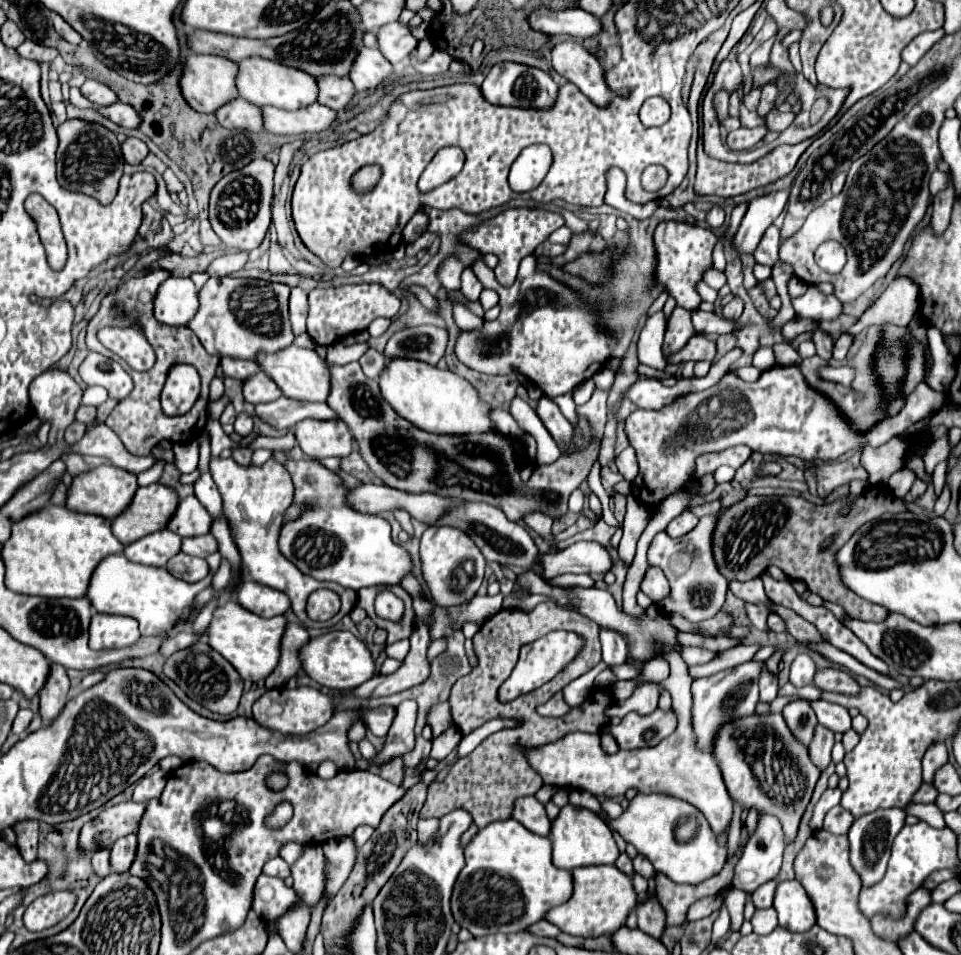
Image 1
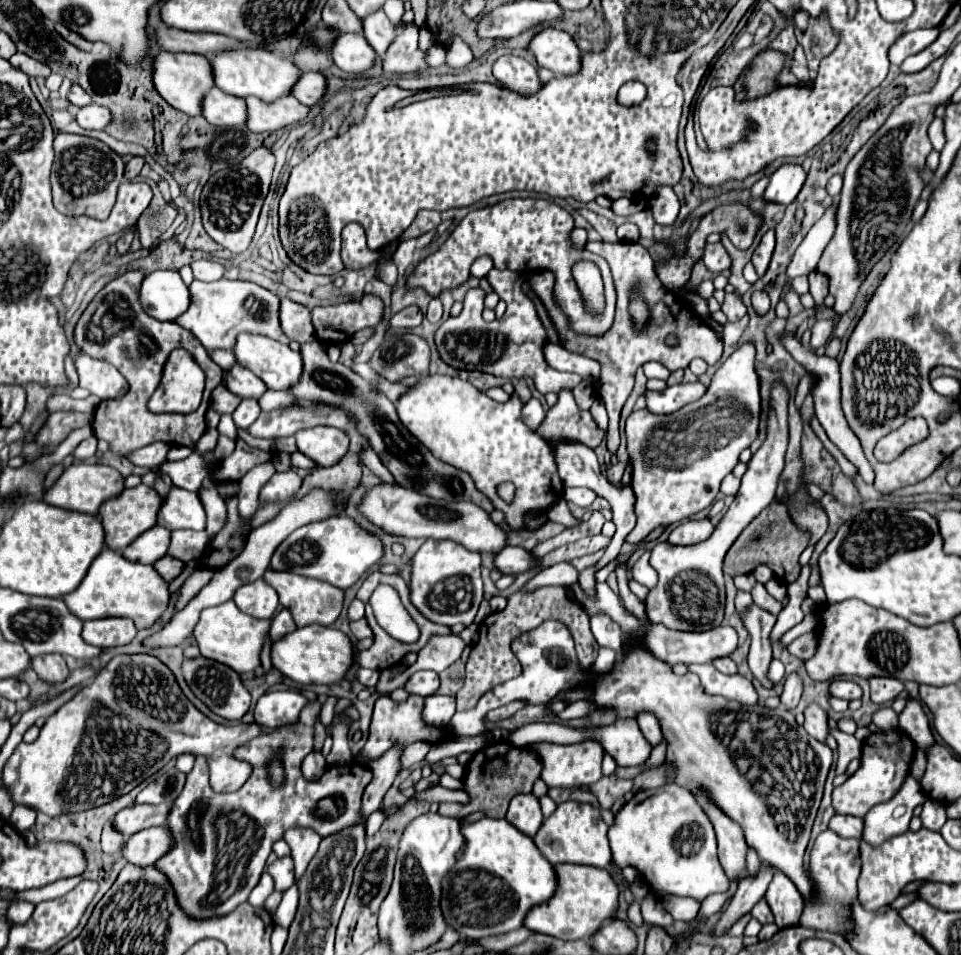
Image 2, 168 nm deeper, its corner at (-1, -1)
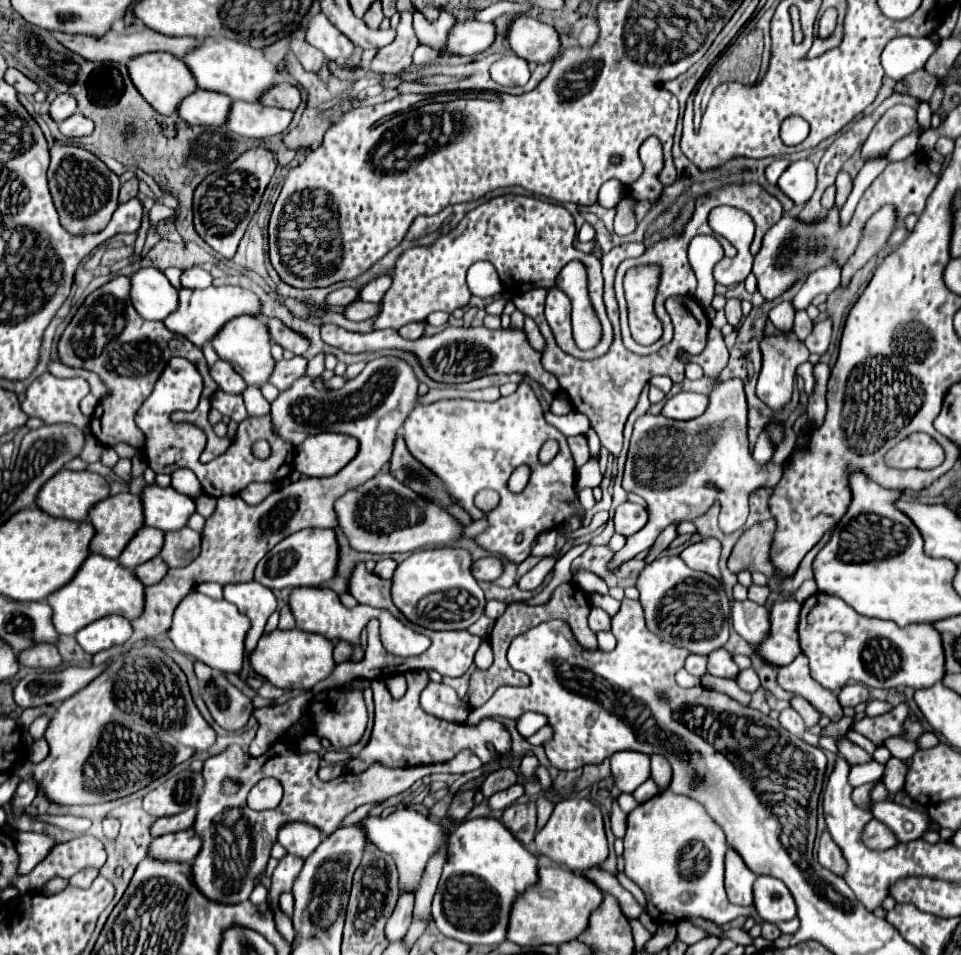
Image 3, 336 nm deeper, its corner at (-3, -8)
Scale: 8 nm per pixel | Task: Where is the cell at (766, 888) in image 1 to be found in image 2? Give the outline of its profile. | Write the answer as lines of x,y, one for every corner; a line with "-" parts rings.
764,899
758,901
750,913
752,913
752,917
758,919
762,925
766,925
766,923
774,923
774,915
772,915
770,907
766,907
766,901
764,901

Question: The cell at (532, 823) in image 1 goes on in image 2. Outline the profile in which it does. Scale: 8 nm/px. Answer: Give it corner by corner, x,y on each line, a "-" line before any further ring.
532,793
516,795
508,807
506,819
528,837
534,837
538,827
544,821
542,811
540,811
540,803

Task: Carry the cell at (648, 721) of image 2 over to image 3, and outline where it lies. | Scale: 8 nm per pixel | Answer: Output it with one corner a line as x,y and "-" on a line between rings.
652,754
652,778
656,780
658,788
664,790
670,784
670,776
672,776
672,768
668,766
666,758
662,754

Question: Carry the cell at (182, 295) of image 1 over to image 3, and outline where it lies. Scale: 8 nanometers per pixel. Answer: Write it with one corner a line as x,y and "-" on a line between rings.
142,268
132,278
130,298
144,320
168,318
178,306
178,290
156,268

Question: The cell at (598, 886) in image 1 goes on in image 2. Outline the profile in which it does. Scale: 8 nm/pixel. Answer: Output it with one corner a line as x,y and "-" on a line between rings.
554,865
556,881
558,887
550,899
546,899
540,905
534,905
526,919
524,927
558,937
558,939
586,939
594,935
594,931
600,929
602,923
610,921
616,913
618,907
618,887
612,881
610,873
606,869
596,869
596,867
586,867
586,865

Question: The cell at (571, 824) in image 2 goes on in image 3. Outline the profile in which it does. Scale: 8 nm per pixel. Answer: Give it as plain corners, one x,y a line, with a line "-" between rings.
564,798
556,804
550,820
534,838
538,856
546,856
552,864
564,866
574,872
584,872
600,866
608,858
608,840
604,834
602,812
590,800

